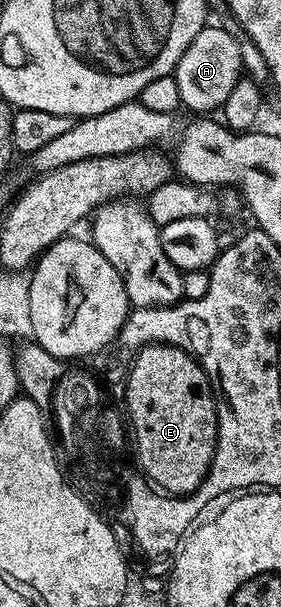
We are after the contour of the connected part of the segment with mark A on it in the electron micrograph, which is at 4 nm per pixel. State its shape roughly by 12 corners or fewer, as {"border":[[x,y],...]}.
{"border":[[206,26],[175,69],[179,98],[213,114],[243,76],[237,40]]}

